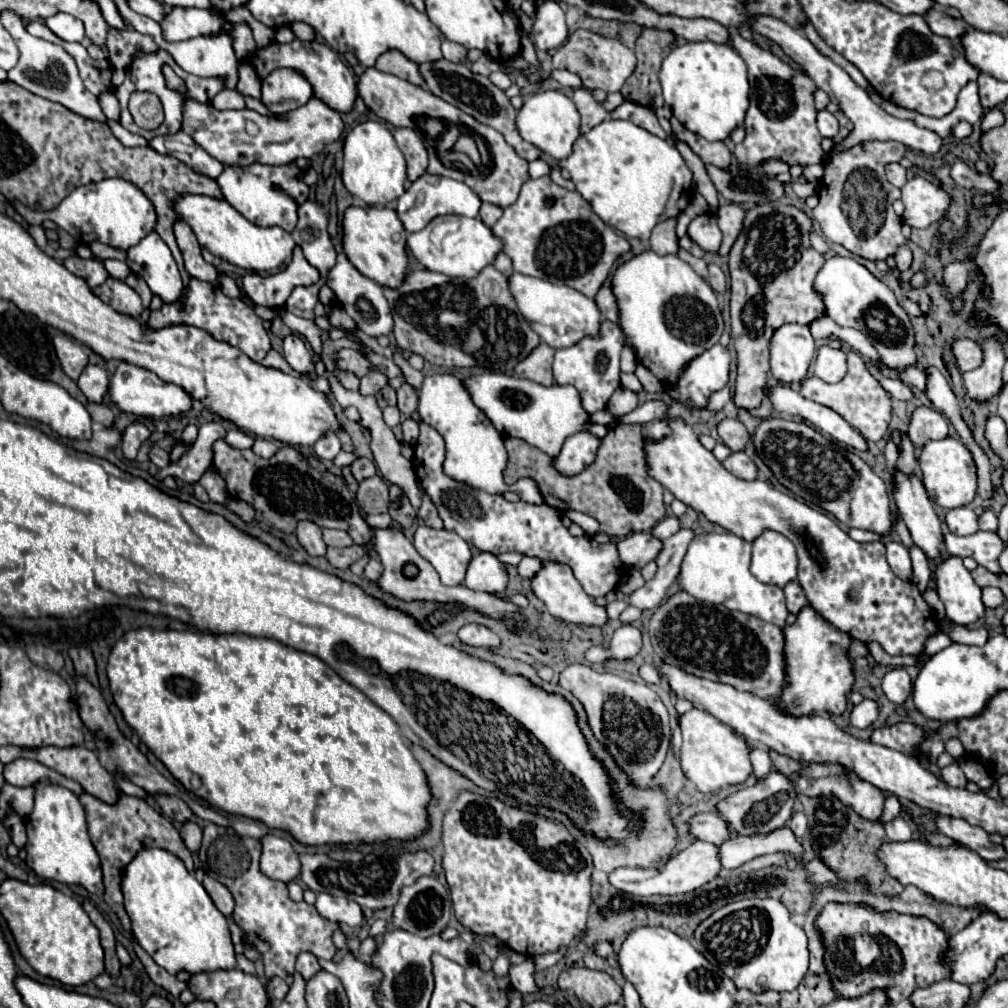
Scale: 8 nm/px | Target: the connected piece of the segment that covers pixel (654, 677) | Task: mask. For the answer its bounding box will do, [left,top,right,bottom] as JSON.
[640,664,660,684]

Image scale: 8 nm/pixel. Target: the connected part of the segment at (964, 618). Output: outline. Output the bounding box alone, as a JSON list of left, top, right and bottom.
[936,556,984,626]

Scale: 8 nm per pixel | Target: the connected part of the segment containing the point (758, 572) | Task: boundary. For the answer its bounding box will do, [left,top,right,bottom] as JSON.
[750,530,796,586]

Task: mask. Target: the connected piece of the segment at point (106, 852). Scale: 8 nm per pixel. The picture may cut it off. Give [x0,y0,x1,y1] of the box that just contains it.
[80,792,194,932]

